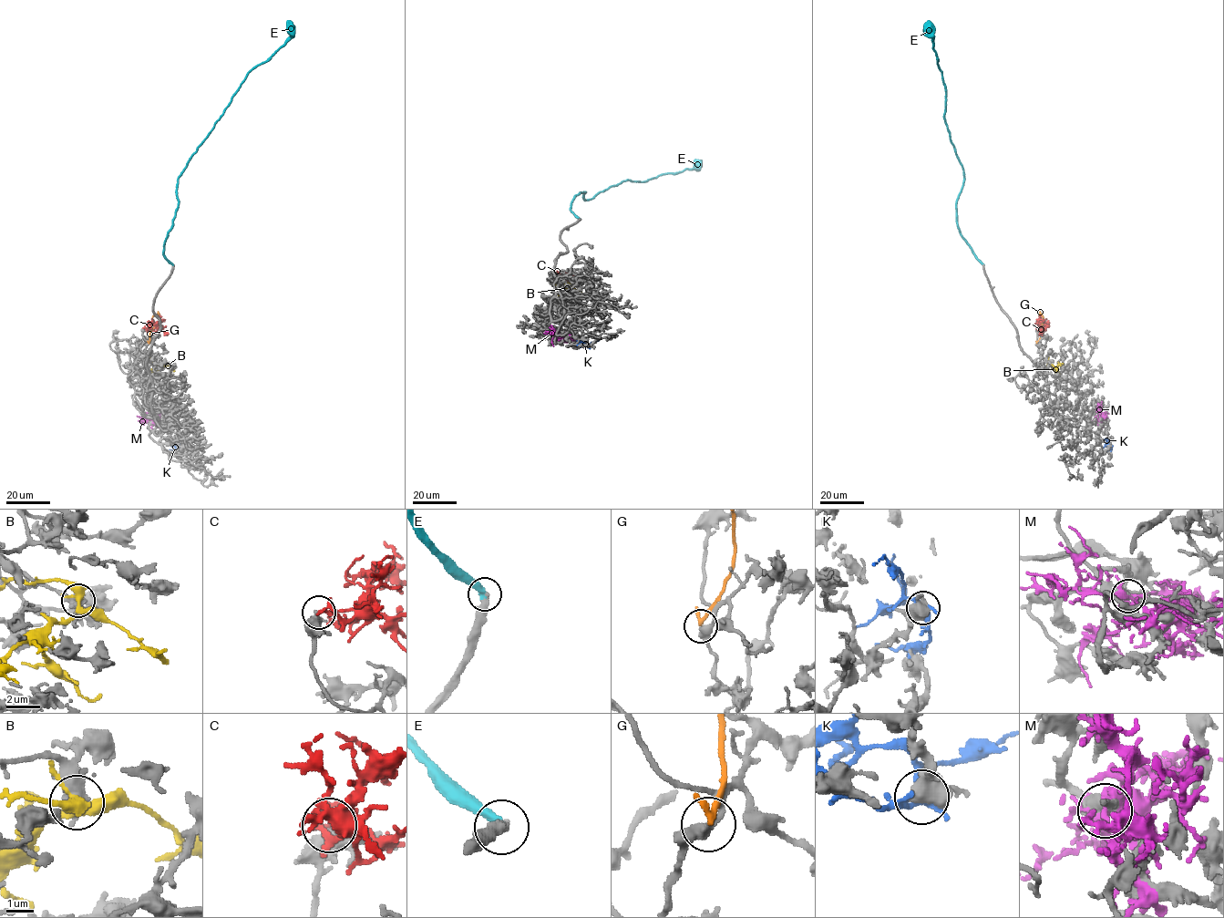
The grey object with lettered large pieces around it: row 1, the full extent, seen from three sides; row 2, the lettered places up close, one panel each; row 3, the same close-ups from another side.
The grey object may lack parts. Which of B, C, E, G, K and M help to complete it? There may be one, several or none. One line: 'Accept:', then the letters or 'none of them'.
Accept: E

